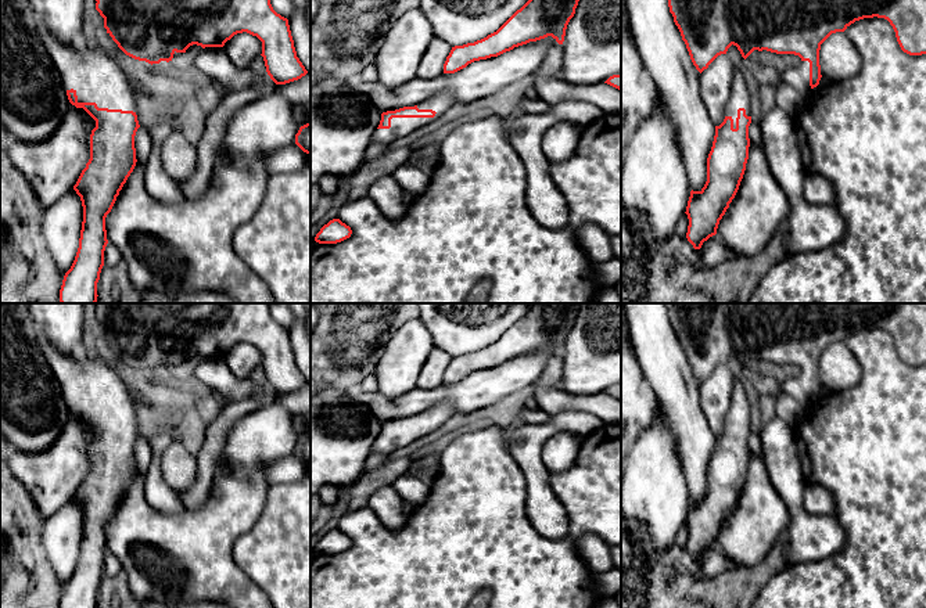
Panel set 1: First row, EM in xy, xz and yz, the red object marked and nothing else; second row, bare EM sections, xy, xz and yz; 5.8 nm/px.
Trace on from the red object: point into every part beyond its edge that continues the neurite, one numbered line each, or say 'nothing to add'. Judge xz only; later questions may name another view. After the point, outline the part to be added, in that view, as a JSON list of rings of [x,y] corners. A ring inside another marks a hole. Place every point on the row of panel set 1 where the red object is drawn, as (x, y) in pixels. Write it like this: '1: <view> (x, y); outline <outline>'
1: xz (399, 128); outline [[[438,94],[427,101],[417,105],[419,109],[435,111],[434,118],[392,118],[390,129],[377,129],[373,133],[372,144],[391,144],[392,141],[410,134],[421,126],[430,125],[438,119],[452,104],[453,98],[451,94]]]

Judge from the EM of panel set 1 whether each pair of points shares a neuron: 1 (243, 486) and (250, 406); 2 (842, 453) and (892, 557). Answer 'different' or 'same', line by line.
1: different
2: same

